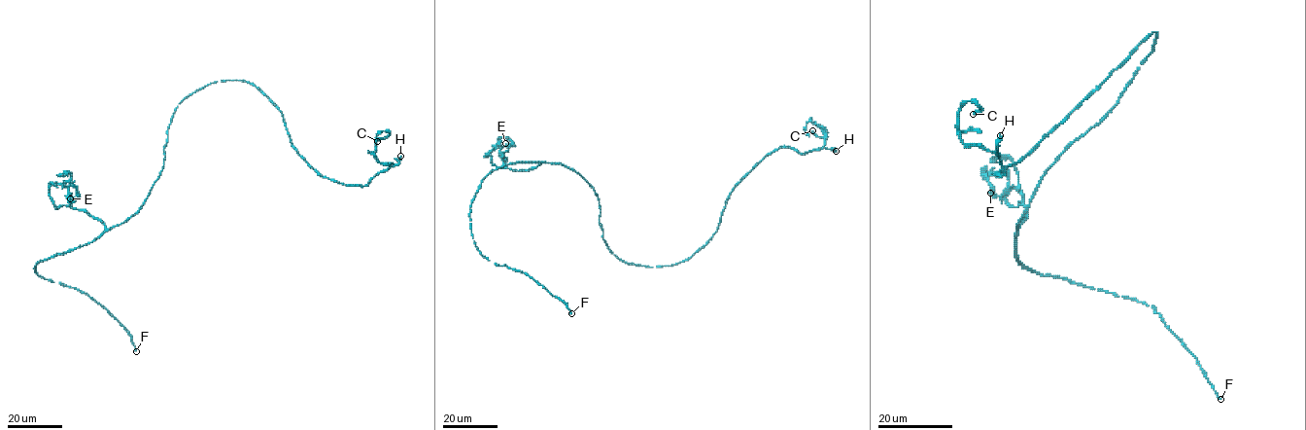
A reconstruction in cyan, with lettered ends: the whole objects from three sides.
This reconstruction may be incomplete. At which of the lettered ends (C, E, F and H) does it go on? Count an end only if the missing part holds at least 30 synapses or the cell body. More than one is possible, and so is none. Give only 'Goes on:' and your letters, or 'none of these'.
Goes on: none of these

